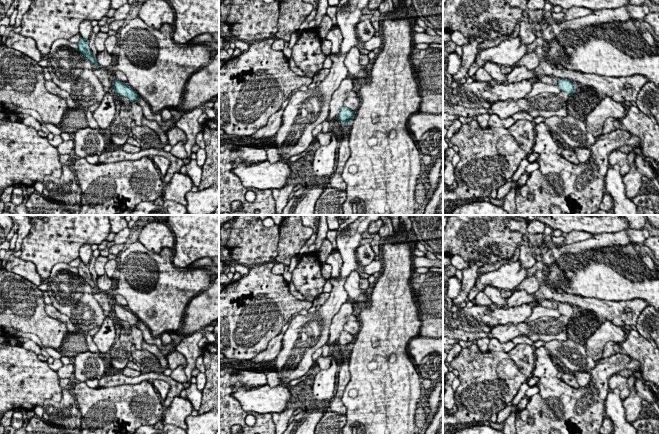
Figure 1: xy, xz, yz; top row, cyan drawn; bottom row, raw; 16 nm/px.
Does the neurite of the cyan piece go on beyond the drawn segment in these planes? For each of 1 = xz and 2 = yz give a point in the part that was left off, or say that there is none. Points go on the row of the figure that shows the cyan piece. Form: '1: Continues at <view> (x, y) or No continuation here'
1: No continuation here
2: No continuation here

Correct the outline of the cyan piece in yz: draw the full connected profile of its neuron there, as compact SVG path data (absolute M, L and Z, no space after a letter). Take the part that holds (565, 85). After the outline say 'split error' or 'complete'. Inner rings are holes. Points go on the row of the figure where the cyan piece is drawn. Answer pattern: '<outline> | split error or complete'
M558 79L558 86L562 92L566 92L569 95L573 96L575 93L575 84L569 81L568 79Z | complete

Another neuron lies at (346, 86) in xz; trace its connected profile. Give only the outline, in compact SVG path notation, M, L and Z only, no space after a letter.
M348 75L340 84L338 89L333 93L329 105L329 115L327 121L338 117L340 109L344 106L347 94L353 90L352 76Z

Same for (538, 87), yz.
M537 81L533 84L531 91L524 98L529 99L542 93L558 94L559 92L561 92L561 89L558 85L545 84L541 81Z

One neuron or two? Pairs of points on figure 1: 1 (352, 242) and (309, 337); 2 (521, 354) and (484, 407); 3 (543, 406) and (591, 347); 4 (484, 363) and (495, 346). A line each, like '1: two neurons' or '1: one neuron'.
1: one neuron
2: one neuron
3: two neurons
4: two neurons

